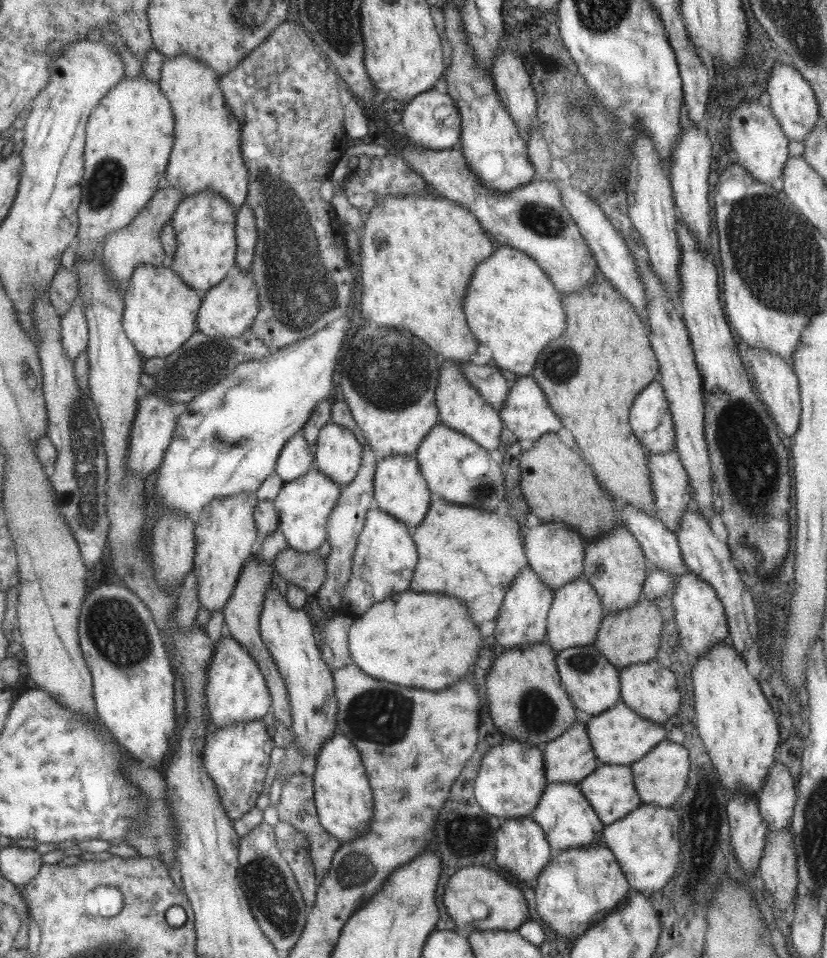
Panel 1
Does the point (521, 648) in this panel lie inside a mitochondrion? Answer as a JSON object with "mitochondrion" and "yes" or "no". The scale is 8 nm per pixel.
{"mitochondrion":"no"}

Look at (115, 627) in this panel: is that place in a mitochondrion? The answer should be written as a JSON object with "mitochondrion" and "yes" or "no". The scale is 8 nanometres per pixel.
{"mitochondrion":"yes"}

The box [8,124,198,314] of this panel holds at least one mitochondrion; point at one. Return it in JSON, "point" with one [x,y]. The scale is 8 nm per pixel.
{"point":[107,177]}

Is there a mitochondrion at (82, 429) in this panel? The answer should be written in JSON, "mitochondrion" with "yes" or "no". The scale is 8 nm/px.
{"mitochondrion":"yes"}

